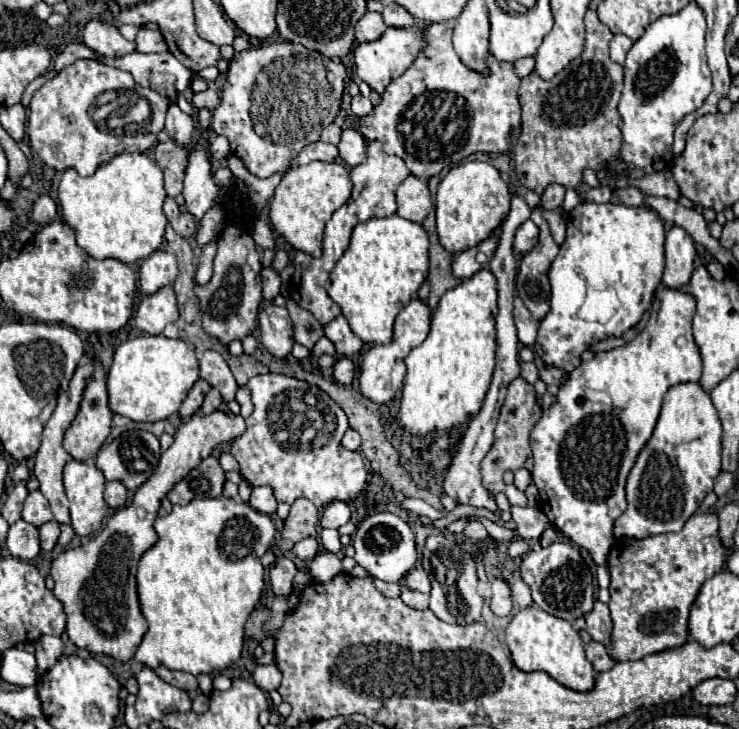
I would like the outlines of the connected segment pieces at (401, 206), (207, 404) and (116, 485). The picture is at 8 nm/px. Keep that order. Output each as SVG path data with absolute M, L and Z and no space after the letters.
M408 175L400 183L400 187L396 189L396 201L398 201L396 213L414 223L422 223L432 207L426 181L422 181L414 175Z
M212 387L210 389L210 393L208 393L208 397L204 399L204 403L202 403L202 407L196 411L196 415L210 415L210 413L214 413L216 409L220 409L222 407L222 397L220 397L220 393Z
M110 481L106 483L106 491L104 491L104 501L108 503L108 507L118 509L126 503L128 499L128 489L124 489L124 485L120 485L120 481Z

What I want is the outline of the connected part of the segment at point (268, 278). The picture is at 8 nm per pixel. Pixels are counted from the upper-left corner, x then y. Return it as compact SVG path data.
M266 267L262 269L260 277L262 277L262 297L266 301L272 301L280 293L280 275L272 267Z

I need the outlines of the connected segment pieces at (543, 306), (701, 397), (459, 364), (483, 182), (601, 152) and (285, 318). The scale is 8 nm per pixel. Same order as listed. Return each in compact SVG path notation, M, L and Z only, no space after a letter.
M540 211L532 213L532 221L540 227L540 241L538 245L526 253L520 261L518 277L516 277L516 291L530 313L540 321L550 311L550 283L548 283L548 269L554 261L556 253L560 251L554 243L548 223L544 221Z
M678 383L664 395L656 429L636 457L626 481L626 511L614 521L616 537L642 539L680 531L712 491L722 461L722 425L710 393L700 383Z
M482 269L474 273L470 279L464 279L460 285L444 293L438 303L438 309L432 315L432 325L426 341L410 351L404 359L406 377L402 389L402 403L398 423L412 435L428 435L442 433L460 427L470 415L480 411L484 403L486 391L490 387L492 371L496 365L496 313L498 313L498 293L496 293L496 277L492 271Z
M487 162L460 163L448 171L448 175L440 181L438 193L436 193L436 227L438 227L440 245L450 253L460 253L470 247L476 247L480 241L488 239L494 233L494 229L498 229L502 225L508 211L510 211L510 189L500 179L500 173Z
M586 11L584 25L586 47L582 55L550 81L532 71L522 79L518 91L521 133L514 145L514 167L520 183L538 195L550 183L576 187L586 167L594 171L600 171L604 165L626 169L626 163L620 159L622 117L618 113L624 69L608 57L612 33L598 19L596 11Z
M272 303L262 309L258 321L260 321L260 341L268 349L268 353L272 353L278 359L288 357L296 341L286 307L278 307Z

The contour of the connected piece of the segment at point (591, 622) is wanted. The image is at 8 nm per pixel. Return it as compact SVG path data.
M594 601L592 611L586 615L586 631L592 635L594 641L600 641L604 645L610 643L610 633L612 633L612 619L608 605Z

